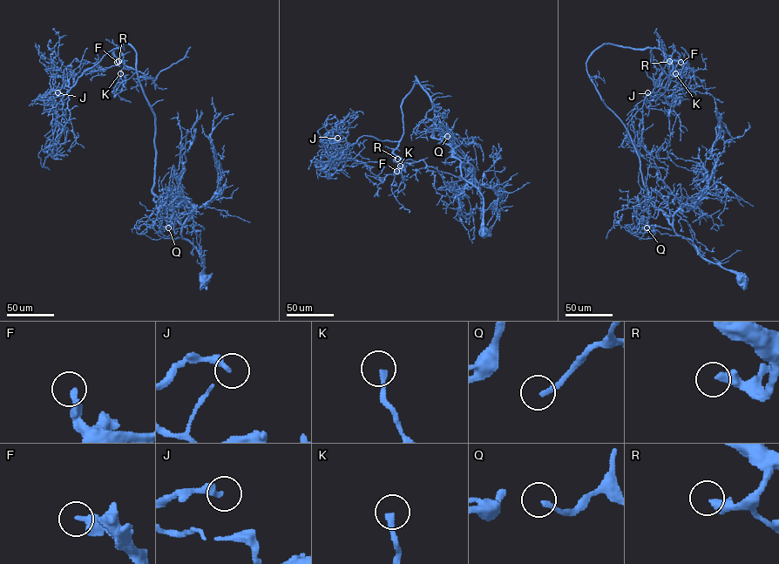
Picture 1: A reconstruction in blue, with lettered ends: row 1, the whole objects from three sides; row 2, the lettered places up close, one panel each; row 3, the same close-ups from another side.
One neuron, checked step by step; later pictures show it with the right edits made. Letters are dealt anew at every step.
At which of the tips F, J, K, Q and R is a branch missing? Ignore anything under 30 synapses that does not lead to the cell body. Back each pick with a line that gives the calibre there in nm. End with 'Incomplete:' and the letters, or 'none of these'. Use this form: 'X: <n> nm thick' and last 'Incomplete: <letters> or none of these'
Q: 190 nm thick
R: 380 nm thick
Incomplete: Q, R

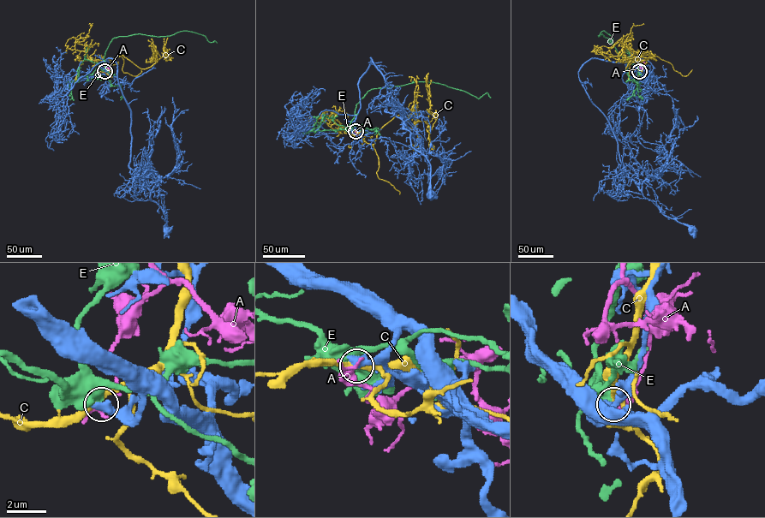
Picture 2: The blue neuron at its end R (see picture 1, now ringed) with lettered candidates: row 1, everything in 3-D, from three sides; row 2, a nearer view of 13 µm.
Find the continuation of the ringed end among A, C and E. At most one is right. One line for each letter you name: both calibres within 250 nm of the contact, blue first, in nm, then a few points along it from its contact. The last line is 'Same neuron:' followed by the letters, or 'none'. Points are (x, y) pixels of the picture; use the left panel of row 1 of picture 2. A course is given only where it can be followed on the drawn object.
Same neuron: none

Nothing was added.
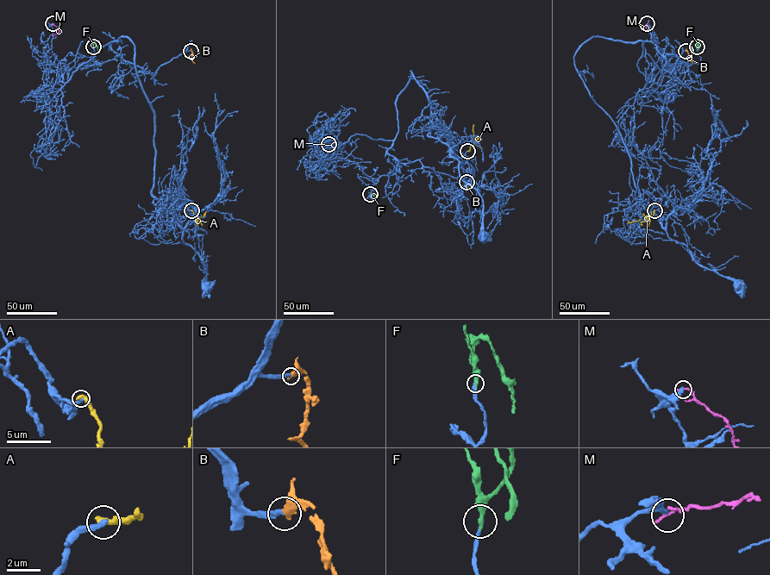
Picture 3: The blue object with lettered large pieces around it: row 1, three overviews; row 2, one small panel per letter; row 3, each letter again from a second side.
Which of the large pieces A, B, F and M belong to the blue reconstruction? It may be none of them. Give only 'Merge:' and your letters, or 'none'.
Merge: B, F

